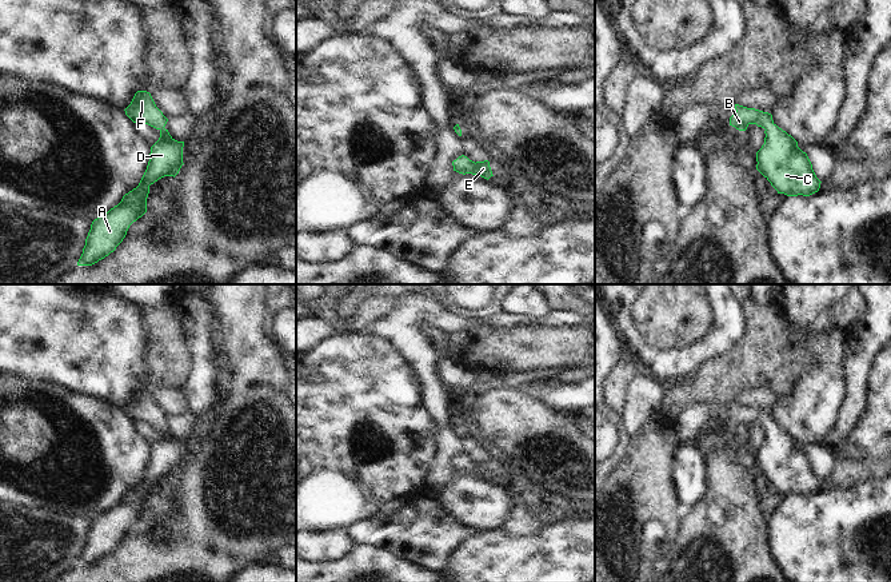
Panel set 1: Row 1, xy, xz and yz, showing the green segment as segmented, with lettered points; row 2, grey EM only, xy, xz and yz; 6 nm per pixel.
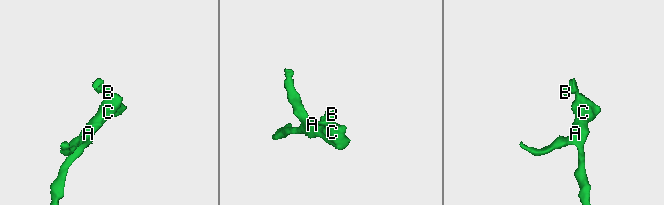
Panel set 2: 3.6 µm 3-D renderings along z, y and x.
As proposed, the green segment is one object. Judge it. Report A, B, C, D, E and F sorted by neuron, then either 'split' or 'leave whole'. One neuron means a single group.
A B C D E F; leave whole

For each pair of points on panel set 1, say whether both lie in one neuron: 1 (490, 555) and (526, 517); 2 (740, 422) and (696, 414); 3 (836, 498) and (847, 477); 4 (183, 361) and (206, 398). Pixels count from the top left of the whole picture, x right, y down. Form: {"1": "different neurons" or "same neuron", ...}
{"1": "different neurons", "2": "same neuron", "3": "different neurons", "4": "different neurons"}

